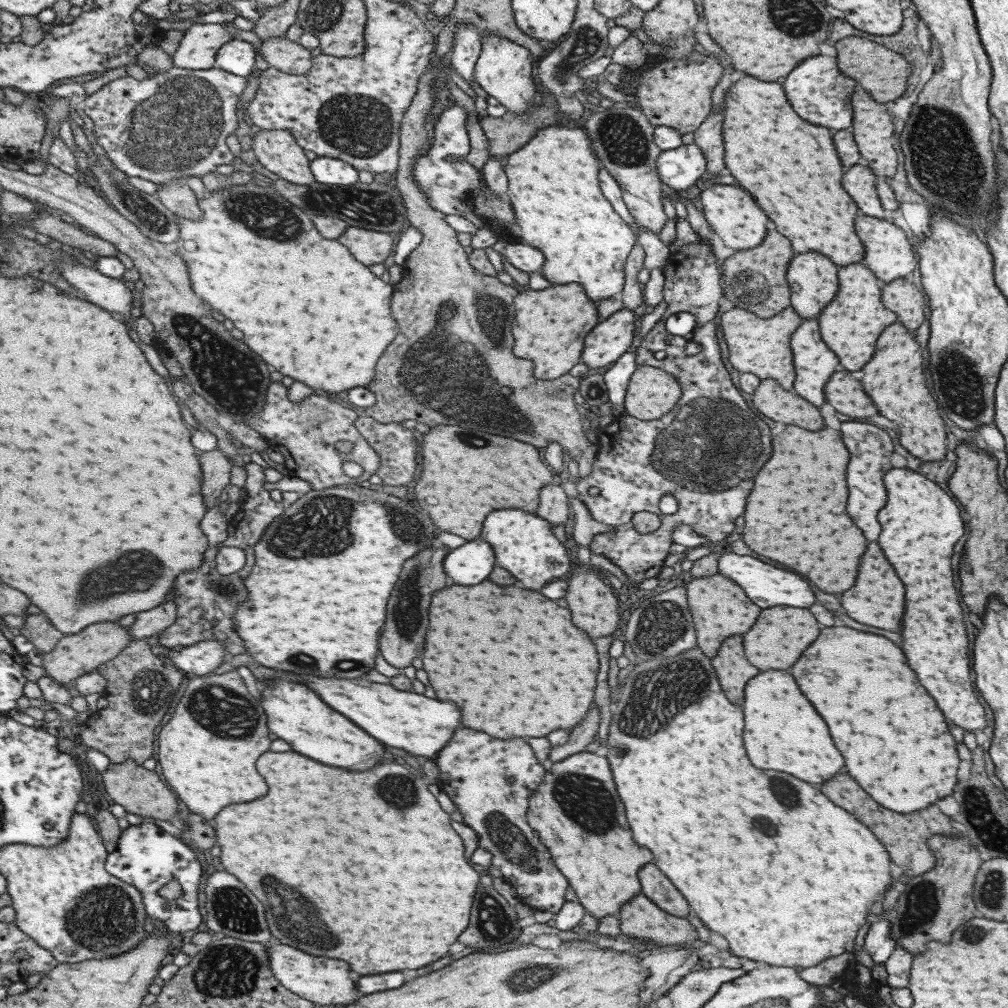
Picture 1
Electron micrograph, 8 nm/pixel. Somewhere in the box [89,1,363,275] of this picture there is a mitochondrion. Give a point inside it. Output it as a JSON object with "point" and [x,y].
{"point":[177,128]}

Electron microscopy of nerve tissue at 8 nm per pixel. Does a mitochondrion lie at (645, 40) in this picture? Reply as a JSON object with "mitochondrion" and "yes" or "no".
{"mitochondrion":"no"}

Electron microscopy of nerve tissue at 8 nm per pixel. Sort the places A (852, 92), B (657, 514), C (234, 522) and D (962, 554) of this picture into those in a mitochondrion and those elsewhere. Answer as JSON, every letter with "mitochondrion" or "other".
{"A":"other","B":"other","C":"other","D":"other"}

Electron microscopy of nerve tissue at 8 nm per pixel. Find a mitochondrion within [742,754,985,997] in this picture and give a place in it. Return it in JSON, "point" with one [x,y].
{"point":[920,905]}

